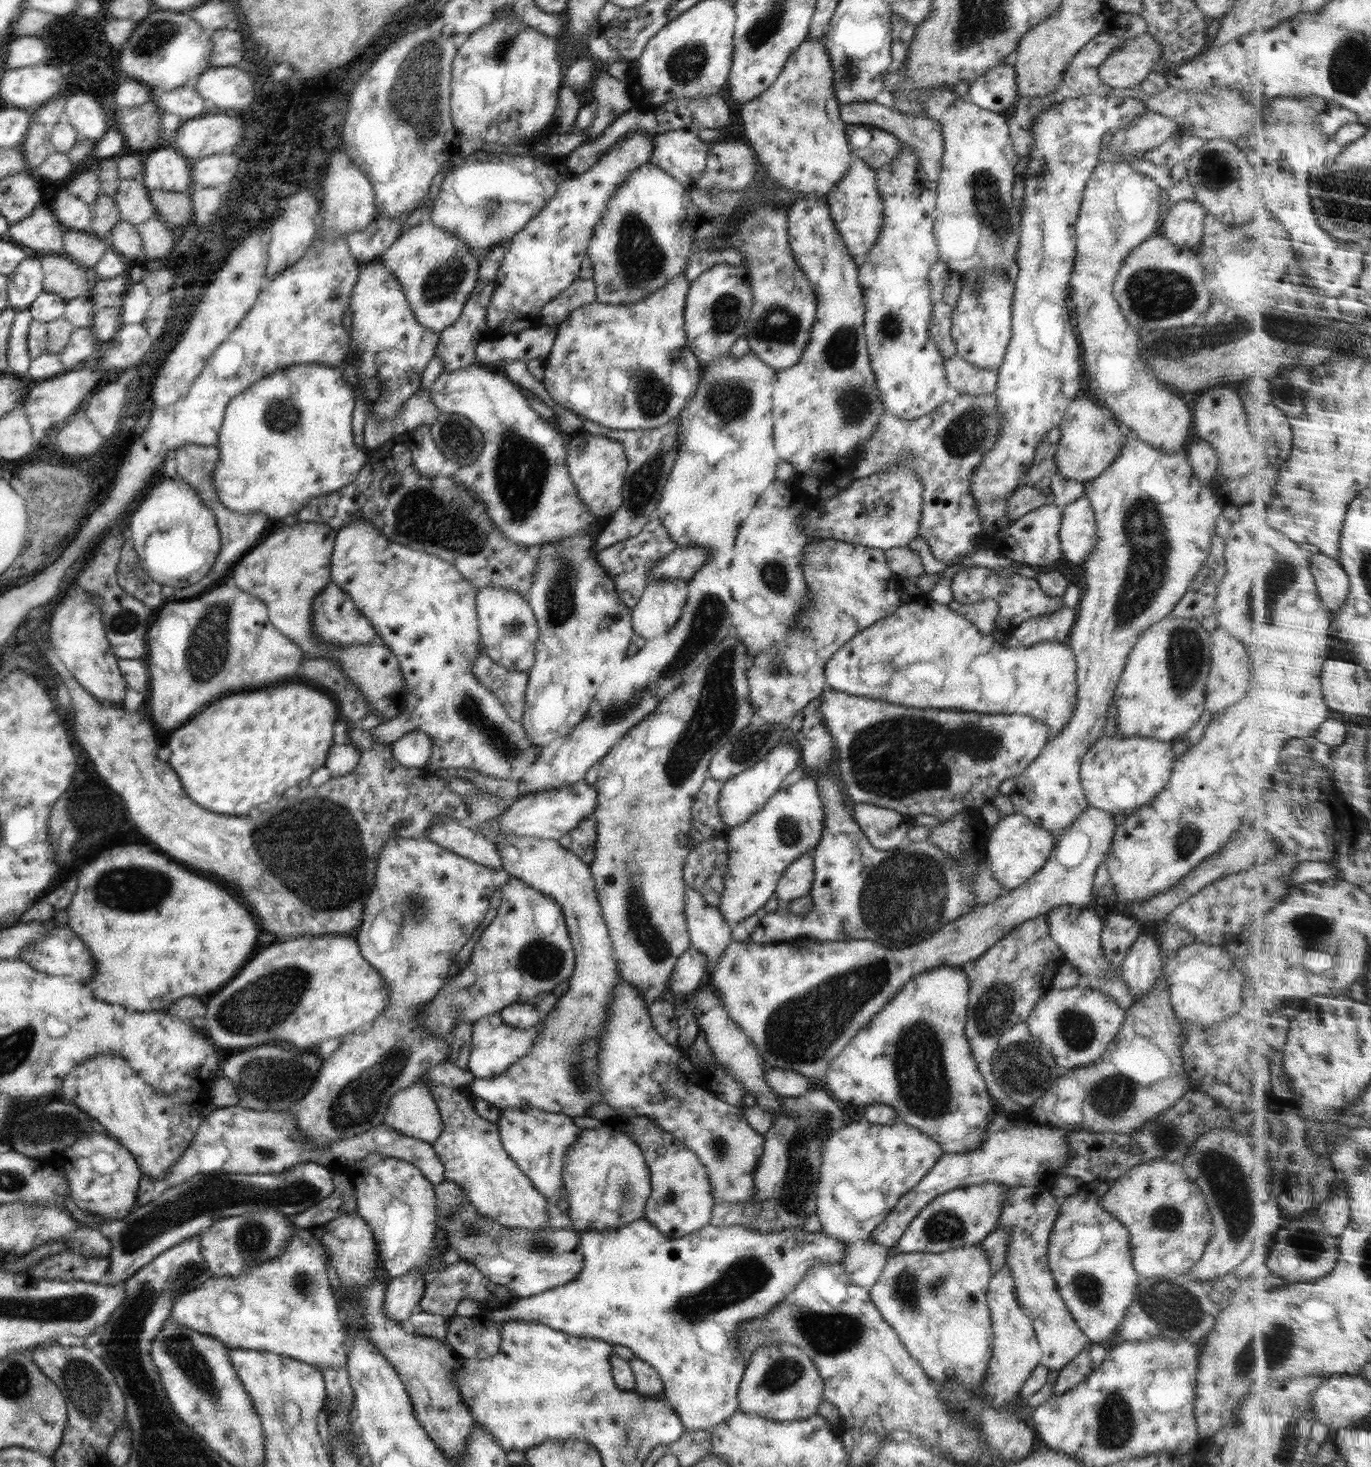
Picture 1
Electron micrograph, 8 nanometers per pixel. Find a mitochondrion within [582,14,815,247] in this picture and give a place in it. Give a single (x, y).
(685, 66)

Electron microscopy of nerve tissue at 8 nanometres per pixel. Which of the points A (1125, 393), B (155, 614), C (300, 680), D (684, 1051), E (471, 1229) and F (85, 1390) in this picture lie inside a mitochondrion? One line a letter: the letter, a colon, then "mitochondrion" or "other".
A: other
B: other
C: other
D: other
E: mitochondrion
F: mitochondrion

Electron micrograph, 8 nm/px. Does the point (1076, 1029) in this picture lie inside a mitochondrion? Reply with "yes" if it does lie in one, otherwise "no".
yes

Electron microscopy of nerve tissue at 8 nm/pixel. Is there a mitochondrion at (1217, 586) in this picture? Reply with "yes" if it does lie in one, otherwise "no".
no

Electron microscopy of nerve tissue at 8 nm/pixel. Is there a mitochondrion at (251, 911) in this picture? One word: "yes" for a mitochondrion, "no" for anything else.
no

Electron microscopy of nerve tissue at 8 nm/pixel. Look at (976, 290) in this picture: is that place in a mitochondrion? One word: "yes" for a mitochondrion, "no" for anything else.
yes

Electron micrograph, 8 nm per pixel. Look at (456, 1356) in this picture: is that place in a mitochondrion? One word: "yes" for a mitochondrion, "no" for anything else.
no

